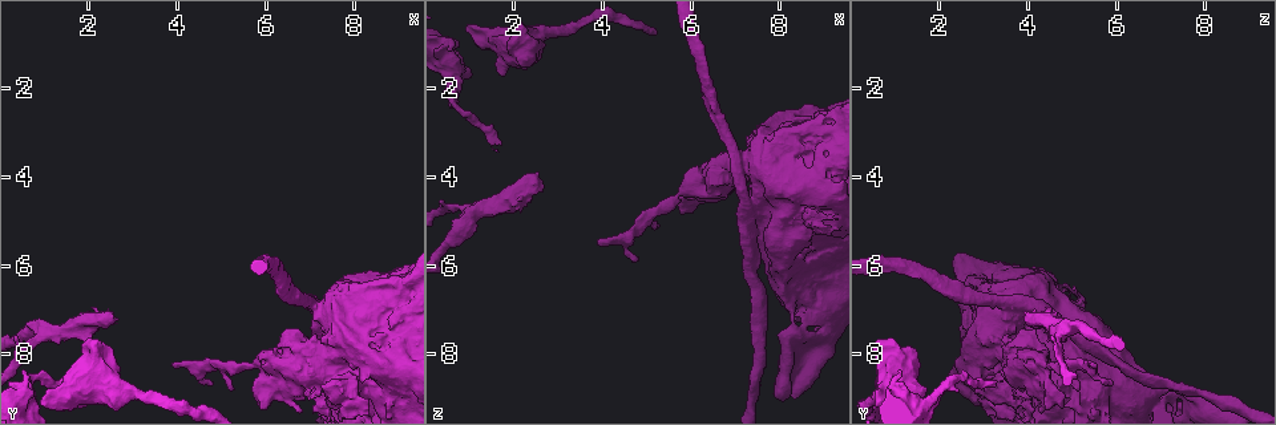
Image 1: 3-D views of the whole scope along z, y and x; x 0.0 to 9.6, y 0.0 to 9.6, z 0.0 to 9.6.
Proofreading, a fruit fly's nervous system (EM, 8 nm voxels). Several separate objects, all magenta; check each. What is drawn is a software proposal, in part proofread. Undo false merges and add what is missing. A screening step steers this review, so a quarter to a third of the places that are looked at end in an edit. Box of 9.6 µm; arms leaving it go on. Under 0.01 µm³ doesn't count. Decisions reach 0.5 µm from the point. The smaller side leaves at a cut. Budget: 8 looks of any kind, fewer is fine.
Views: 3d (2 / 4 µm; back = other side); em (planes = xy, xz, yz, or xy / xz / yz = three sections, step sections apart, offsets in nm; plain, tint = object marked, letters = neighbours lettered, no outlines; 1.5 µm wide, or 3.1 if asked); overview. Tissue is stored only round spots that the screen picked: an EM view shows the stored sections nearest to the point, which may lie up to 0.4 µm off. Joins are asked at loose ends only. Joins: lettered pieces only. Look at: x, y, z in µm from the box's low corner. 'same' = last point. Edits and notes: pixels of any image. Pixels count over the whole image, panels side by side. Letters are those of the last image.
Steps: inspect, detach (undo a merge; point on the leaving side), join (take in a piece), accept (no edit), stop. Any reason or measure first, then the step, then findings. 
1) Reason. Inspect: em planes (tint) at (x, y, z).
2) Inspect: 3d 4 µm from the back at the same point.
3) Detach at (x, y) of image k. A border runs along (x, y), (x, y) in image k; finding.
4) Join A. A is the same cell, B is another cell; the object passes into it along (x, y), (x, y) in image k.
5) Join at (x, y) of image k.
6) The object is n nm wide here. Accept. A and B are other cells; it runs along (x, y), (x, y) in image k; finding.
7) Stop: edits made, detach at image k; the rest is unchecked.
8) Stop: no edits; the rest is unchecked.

Inspect: em planes (letters) at (1.70, 8.75, 1.65).

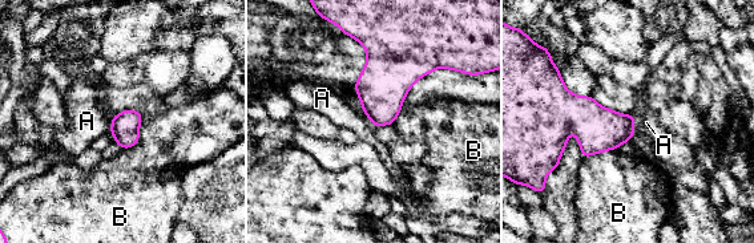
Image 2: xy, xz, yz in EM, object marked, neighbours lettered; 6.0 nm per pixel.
Accept. A and B are other cells; a border runs along (636, 114), (634, 132) in image 2; no lettered piece goes on from it.

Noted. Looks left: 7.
An open end. Inspect: 3d 2 µm from the back at (1.60, 8.65, 3.40).

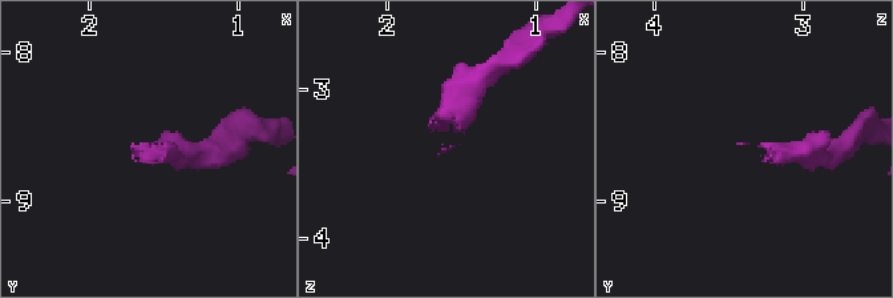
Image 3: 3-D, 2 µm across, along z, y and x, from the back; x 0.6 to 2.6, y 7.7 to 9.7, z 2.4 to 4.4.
Need the tissue. Inspect: em yz step 8 (tint) at (1.60, 8.64, 3.40).

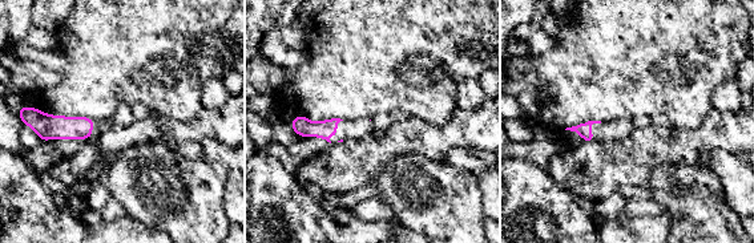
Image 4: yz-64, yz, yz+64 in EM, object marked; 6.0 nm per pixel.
Cut it another way. Inspect: em planes (letters) at the same point.

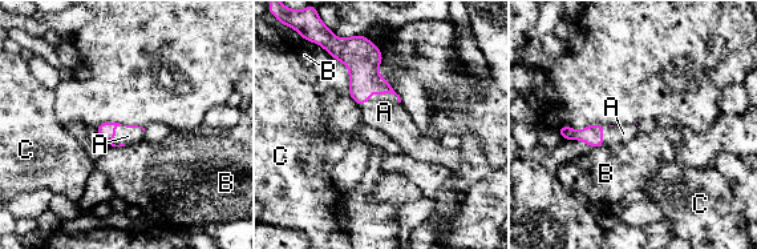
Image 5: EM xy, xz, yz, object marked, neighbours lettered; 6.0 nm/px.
The longest contact is with A, 240 nm. Join A. A is the same cell, B and C are other cells; the cell continues.

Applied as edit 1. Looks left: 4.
Branch stops here. Inspect: em planes (letters) at (4.75, 8.70, 5.80).

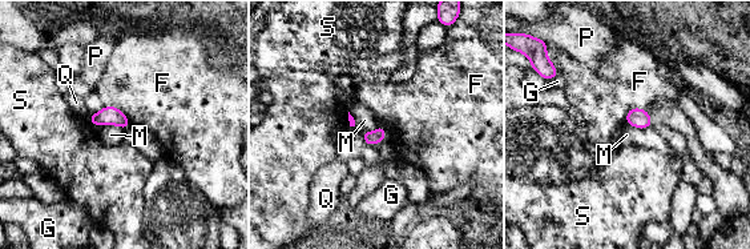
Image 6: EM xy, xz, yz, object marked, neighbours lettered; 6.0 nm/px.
Accept. F, G, M, P, Q and S are other cells; a border runs along (625, 121), (638, 128), (653, 123) in image 6; no lettered piece goes on from it.

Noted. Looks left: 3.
Stop: edits made, join at image 5; the rest is unchecked.

